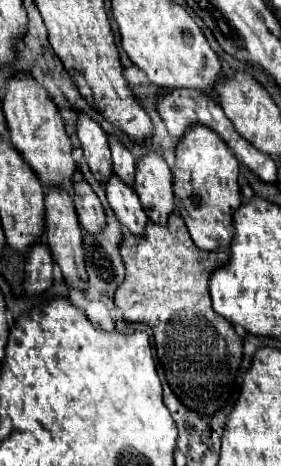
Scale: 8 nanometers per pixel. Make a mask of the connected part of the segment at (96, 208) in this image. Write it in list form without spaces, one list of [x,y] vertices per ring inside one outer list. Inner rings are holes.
[[[78,178],[72,184],[72,190],[74,190],[74,206],[82,226],[88,232],[98,232],[104,226],[104,208],[98,196],[94,194],[94,190],[84,178]]]

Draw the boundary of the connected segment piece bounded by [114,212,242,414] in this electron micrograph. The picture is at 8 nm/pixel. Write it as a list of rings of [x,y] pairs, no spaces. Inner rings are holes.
[[[172,212],[168,216],[168,222],[164,226],[158,226],[156,222],[148,220],[144,236],[124,236],[120,242],[120,256],[124,260],[126,276],[124,284],[116,288],[114,302],[120,308],[122,316],[130,322],[146,322],[154,330],[154,342],[156,342],[156,356],[160,360],[160,366],[168,378],[170,388],[178,398],[192,410],[198,410],[200,414],[212,414],[216,408],[224,404],[226,398],[232,398],[236,392],[236,370],[242,360],[242,338],[236,334],[234,326],[228,324],[222,316],[216,316],[212,312],[212,302],[208,296],[208,278],[212,270],[222,266],[228,260],[226,250],[206,252],[196,248],[192,242],[184,220]],[[218,392],[226,392],[226,398],[218,398]]]

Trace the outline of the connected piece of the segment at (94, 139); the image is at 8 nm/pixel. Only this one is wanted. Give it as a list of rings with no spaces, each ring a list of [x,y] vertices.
[[[78,112],[76,134],[78,134],[78,140],[80,140],[82,150],[84,150],[84,158],[90,166],[94,178],[100,184],[106,184],[106,180],[112,176],[112,160],[110,160],[106,132],[88,114]]]

